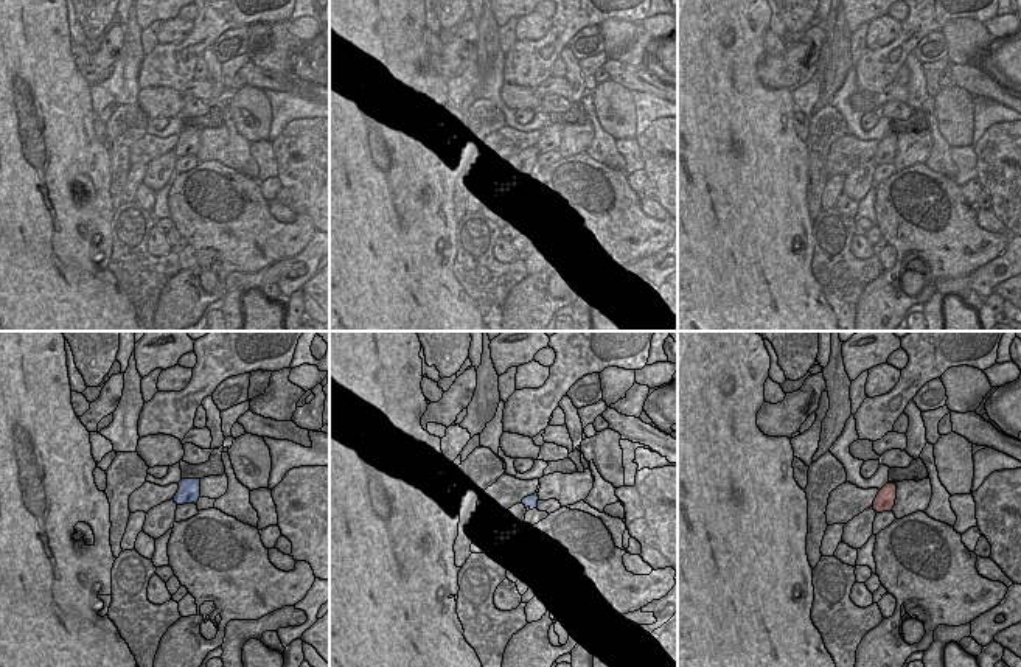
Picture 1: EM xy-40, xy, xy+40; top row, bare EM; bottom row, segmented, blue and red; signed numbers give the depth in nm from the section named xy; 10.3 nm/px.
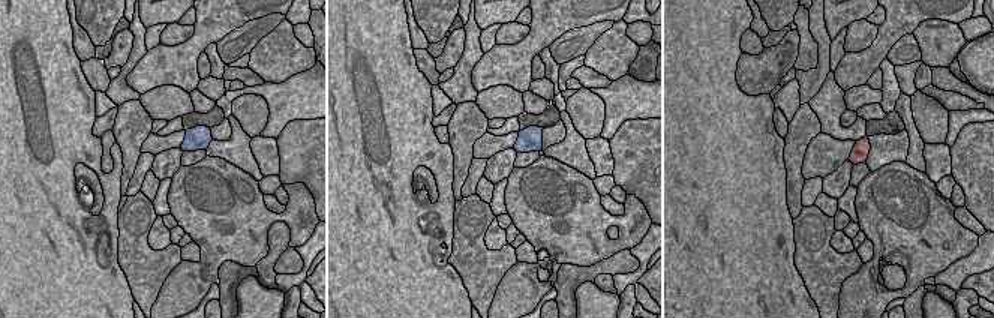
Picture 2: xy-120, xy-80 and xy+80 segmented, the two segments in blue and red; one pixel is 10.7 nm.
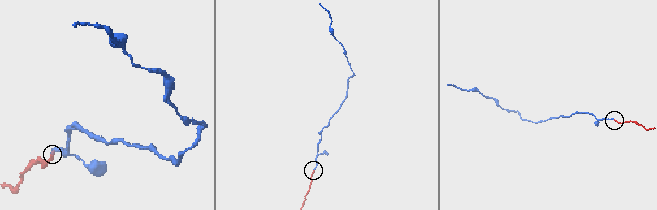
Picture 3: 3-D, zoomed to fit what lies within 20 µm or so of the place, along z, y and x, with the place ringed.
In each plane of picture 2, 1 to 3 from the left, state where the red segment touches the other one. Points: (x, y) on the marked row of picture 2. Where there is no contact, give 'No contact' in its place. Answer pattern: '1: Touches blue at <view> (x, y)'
1: No contact
2: No contact
3: No contact.

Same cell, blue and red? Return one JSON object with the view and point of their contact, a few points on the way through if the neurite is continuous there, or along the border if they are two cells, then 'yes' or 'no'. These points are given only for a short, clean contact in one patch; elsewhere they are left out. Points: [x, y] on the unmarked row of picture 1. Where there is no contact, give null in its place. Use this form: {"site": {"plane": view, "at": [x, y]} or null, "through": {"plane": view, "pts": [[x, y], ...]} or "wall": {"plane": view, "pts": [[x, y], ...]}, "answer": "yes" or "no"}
{"site": {"plane": "xy", "at": [529, 157]}, "through": {"plane": "xy", "pts": [[530, 153], [529, 157], [527, 159]]}, "answer": "yes"}

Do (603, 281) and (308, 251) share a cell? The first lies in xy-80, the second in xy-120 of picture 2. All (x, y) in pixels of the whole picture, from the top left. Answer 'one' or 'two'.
two

